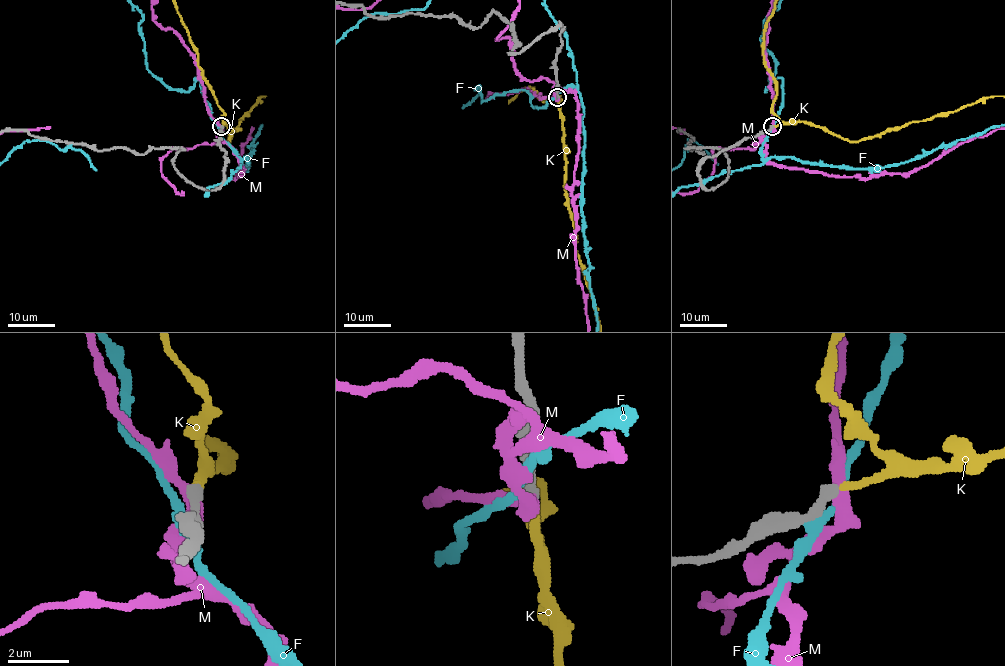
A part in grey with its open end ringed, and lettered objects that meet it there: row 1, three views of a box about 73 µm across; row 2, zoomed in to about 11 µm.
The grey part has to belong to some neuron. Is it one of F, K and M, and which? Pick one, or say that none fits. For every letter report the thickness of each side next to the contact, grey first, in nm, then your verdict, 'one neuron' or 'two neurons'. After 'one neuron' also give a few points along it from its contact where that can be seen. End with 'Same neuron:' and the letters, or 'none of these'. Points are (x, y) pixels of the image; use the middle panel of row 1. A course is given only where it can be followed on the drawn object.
F: calibres 340 and 380 nm; two neurons
K: calibres 360 and 240 nm; one neuron
M: calibres 360 and 400 nm; two neurons
Same neuron: K

